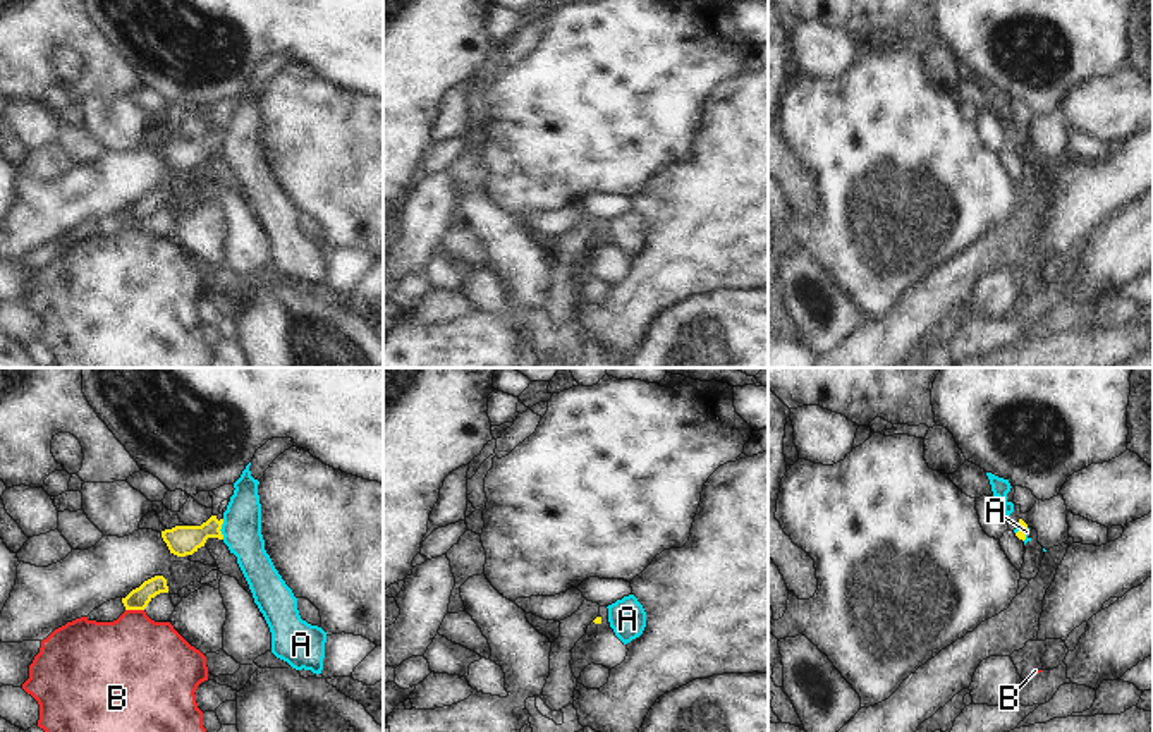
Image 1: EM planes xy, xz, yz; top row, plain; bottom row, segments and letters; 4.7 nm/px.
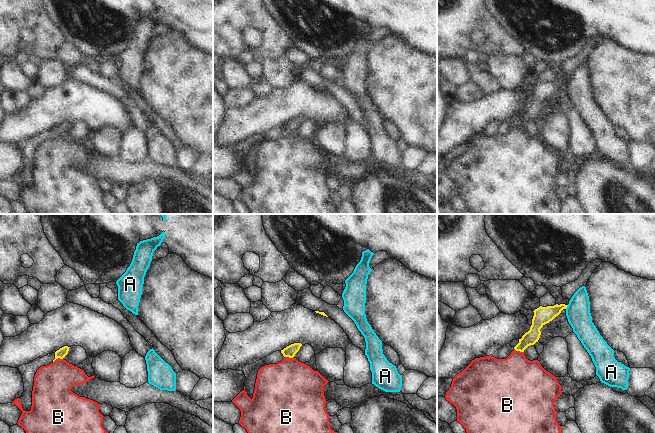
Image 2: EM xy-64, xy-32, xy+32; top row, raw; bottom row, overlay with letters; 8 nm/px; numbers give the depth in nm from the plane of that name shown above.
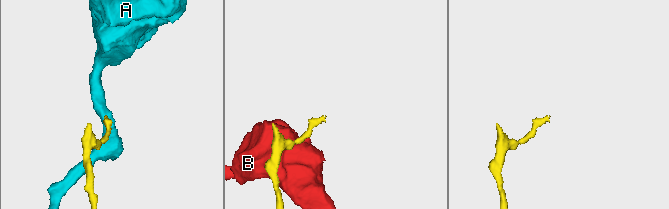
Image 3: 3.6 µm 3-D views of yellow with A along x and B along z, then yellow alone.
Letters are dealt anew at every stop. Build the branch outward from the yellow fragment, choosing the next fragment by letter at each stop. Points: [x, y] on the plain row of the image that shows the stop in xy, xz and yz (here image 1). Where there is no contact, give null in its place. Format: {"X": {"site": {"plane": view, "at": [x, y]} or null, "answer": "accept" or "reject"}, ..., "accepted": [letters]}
{"A": {"site": {"plane": "xy", "at": [220, 143]}, "answer": "reject"}, "B": {"site": {"plane": "xy", "at": [134, 224]}, "answer": "reject"}, "accepted": []}

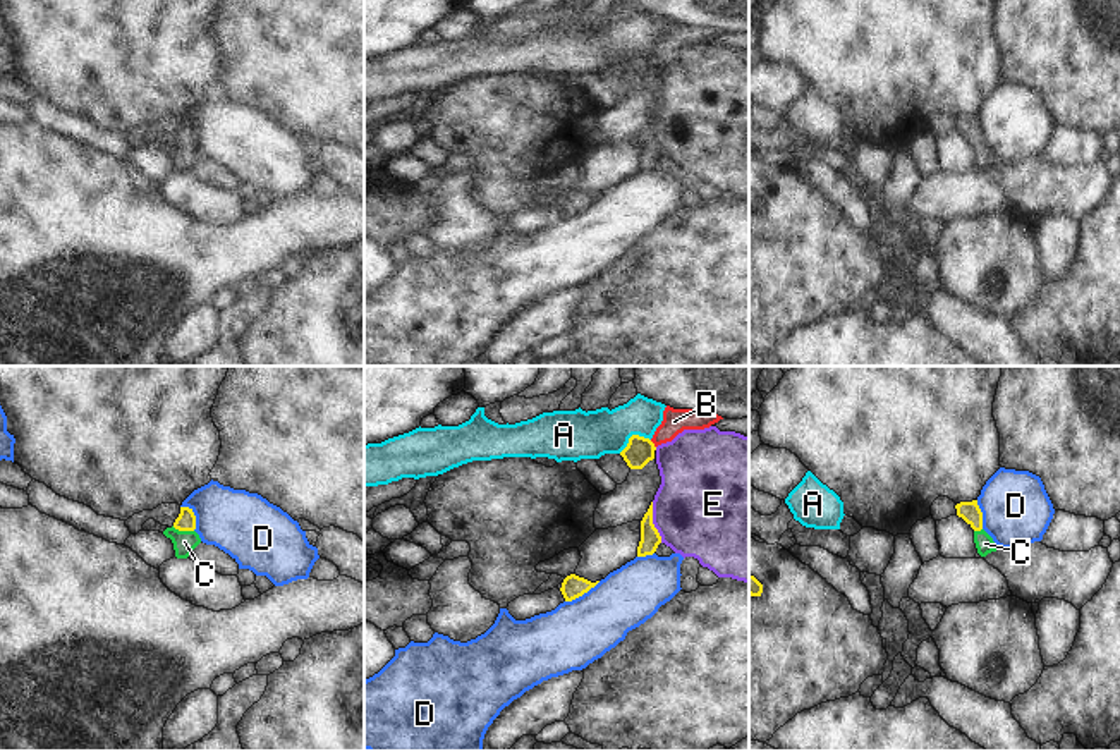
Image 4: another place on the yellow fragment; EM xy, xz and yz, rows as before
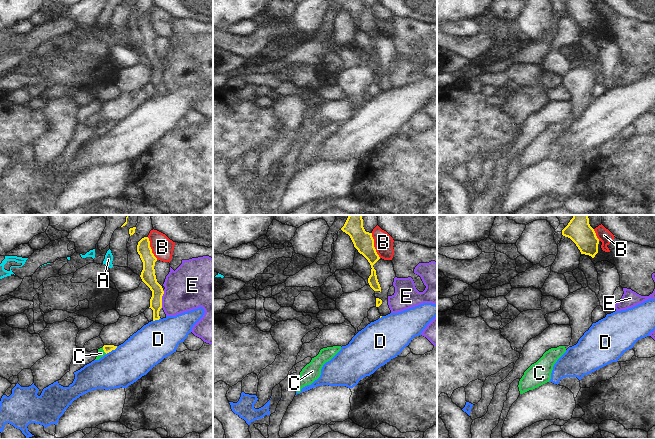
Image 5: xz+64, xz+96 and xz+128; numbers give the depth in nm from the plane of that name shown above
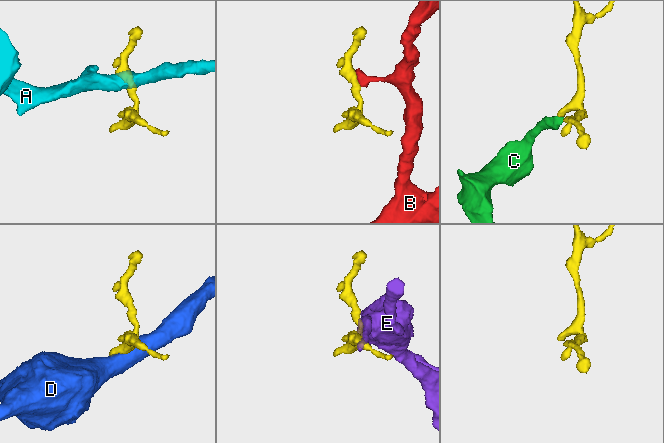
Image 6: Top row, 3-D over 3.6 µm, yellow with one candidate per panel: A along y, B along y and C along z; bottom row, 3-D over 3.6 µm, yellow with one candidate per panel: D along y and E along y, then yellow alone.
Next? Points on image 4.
{"A": {"site": {"plane": "xz", "at": [633, 50]}, "answer": "reject"}, "B": {"site": {"plane": "xz", "at": [653, 59]}, "answer": "reject"}, "C": {"site": {"plane": "xy", "at": [182, 145]}, "answer": "accept"}, "D": {"site": {"plane": "xz", "at": [583, 208]}, "answer": "reject"}, "E": {"site": {"plane": "xz", "at": [651, 138]}, "answer": "reject"}, "accepted": ["C"]}

